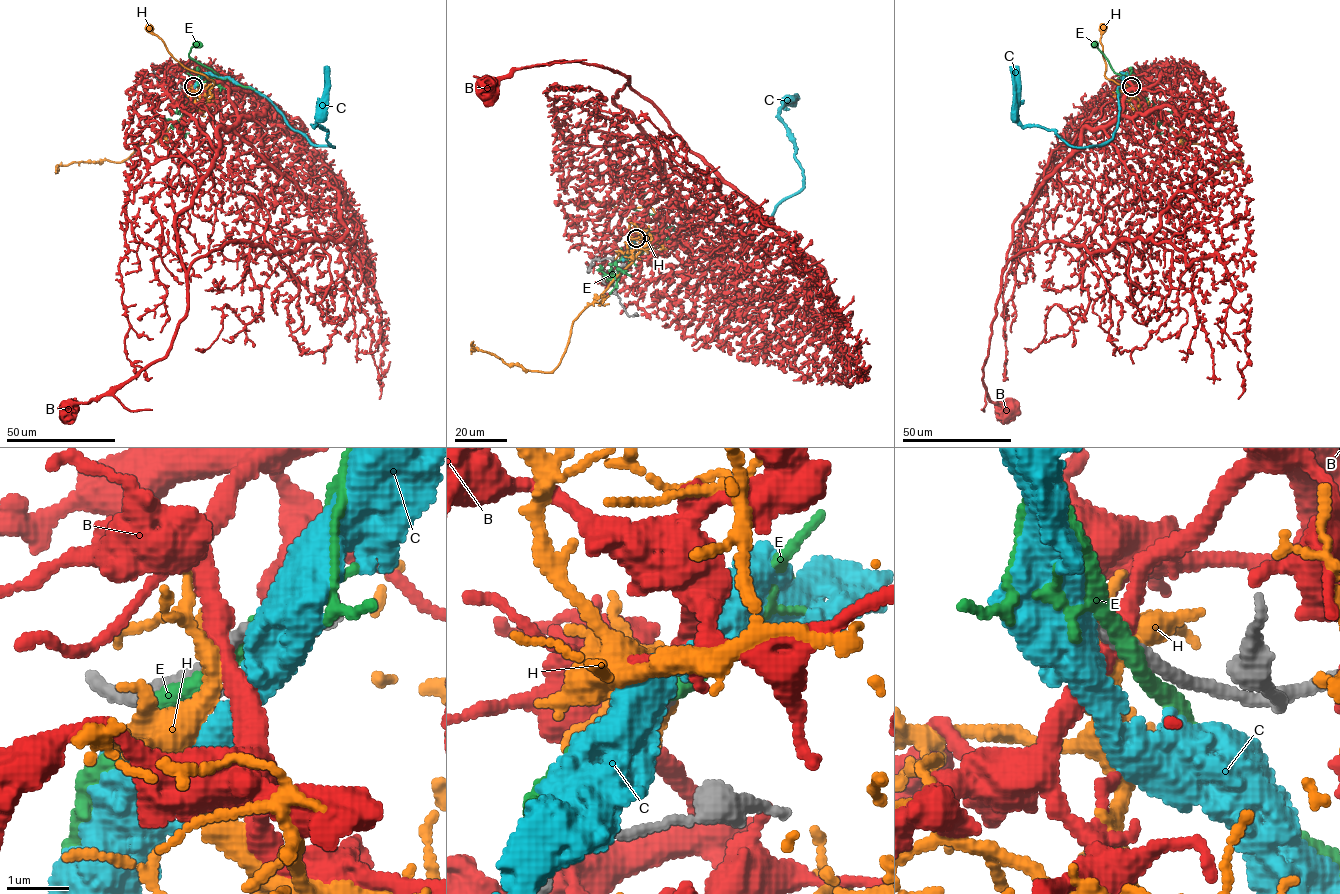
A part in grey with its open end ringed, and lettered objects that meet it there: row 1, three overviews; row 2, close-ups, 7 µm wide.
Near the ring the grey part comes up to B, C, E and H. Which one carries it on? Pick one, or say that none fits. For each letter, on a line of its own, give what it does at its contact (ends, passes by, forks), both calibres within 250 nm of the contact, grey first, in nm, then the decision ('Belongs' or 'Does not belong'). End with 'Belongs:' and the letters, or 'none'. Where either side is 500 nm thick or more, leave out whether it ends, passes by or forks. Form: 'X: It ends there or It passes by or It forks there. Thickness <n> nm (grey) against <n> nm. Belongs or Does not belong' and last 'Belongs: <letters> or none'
B: It passes by. Thickness 260 nm (grey) against 320 nm. Does not belong
C: Thickness 200 nm (grey) against 600 nm. Does not belong
E: It passes by. Thickness 300 nm (grey) against 280 nm. Does not belong
H: It forks there. Thickness 280 nm (grey) against 300 nm. Does not belong
Belongs: none

